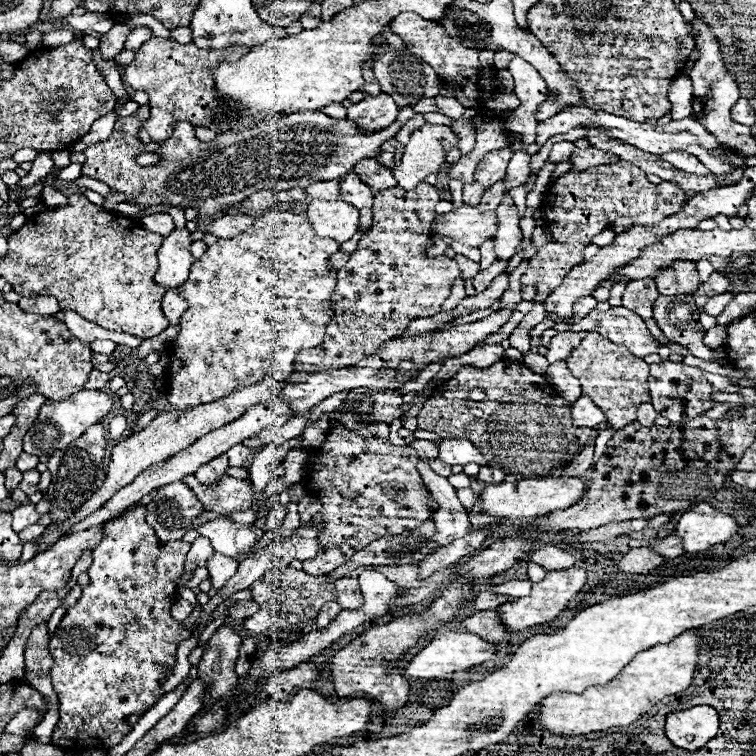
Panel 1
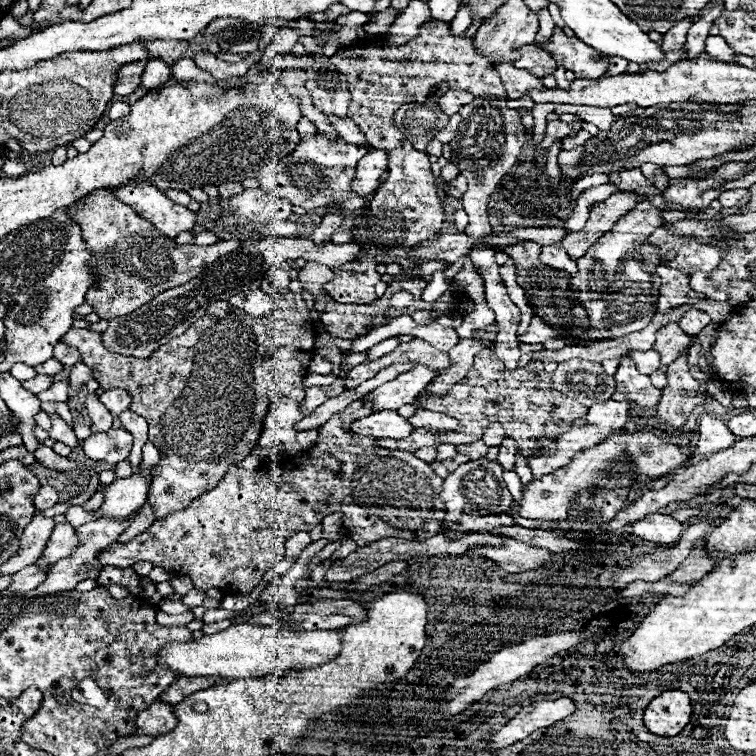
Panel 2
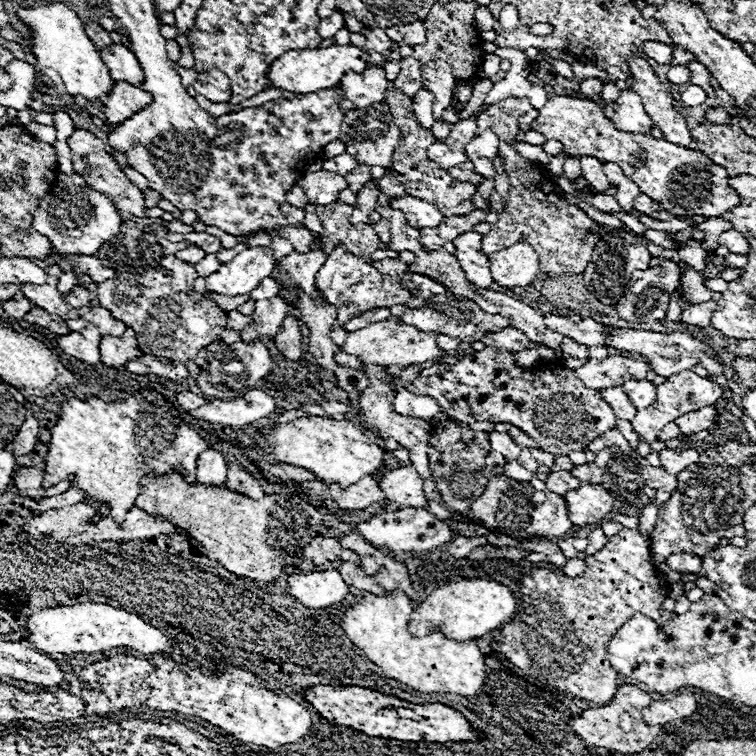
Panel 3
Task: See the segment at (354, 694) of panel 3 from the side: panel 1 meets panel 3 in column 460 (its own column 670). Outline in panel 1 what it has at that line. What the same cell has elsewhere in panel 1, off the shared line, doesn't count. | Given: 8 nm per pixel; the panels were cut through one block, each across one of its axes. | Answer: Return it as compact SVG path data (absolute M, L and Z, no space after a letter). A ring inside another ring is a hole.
M694 706L666 716L668 740L684 750L700 750L718 734L718 712L710 706Z

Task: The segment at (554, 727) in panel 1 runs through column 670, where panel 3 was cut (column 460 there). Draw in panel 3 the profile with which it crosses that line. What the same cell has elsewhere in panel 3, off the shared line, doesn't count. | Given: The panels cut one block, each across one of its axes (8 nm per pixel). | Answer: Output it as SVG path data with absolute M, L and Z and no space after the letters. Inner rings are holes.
M394 590L384 596L364 594L342 616L342 628L346 636L390 678L408 684L418 692L450 692L460 696L478 696L486 678L486 664L482 652L474 640L456 642L442 632L430 632L424 638L416 638L408 632L408 616L412 612L412 600Z

